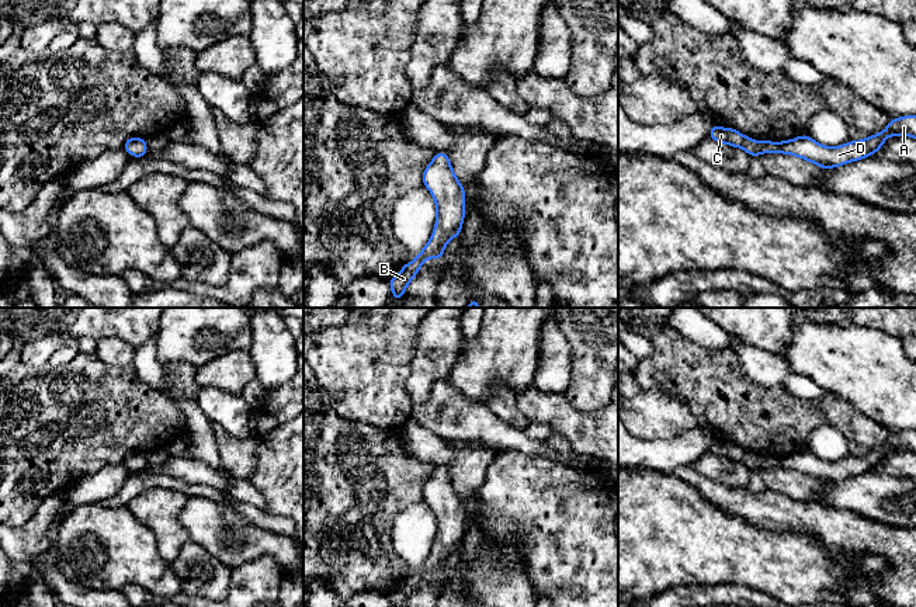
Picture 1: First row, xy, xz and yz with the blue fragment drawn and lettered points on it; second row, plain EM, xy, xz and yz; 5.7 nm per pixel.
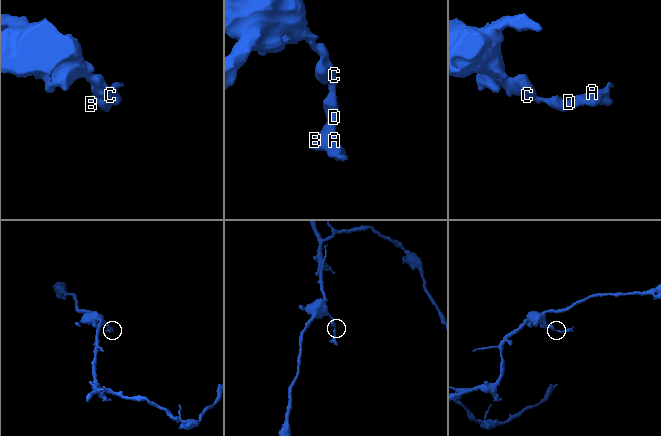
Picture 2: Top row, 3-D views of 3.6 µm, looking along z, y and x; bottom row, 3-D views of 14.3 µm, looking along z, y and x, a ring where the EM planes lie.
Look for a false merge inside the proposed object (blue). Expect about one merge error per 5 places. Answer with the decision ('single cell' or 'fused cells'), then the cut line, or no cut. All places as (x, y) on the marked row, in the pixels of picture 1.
single cell; no cut

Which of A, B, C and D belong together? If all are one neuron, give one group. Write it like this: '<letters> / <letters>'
A B C D

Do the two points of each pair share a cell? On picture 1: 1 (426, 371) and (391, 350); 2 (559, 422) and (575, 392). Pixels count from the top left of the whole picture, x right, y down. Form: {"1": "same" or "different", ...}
{"1": "different", "2": "different"}

